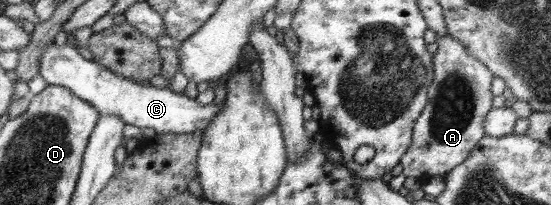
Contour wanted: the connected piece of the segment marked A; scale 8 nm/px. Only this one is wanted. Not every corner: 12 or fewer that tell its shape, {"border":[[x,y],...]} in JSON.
{"border":[[438,36],[428,102],[400,161],[426,183],[461,165],[493,109],[490,70]]}

